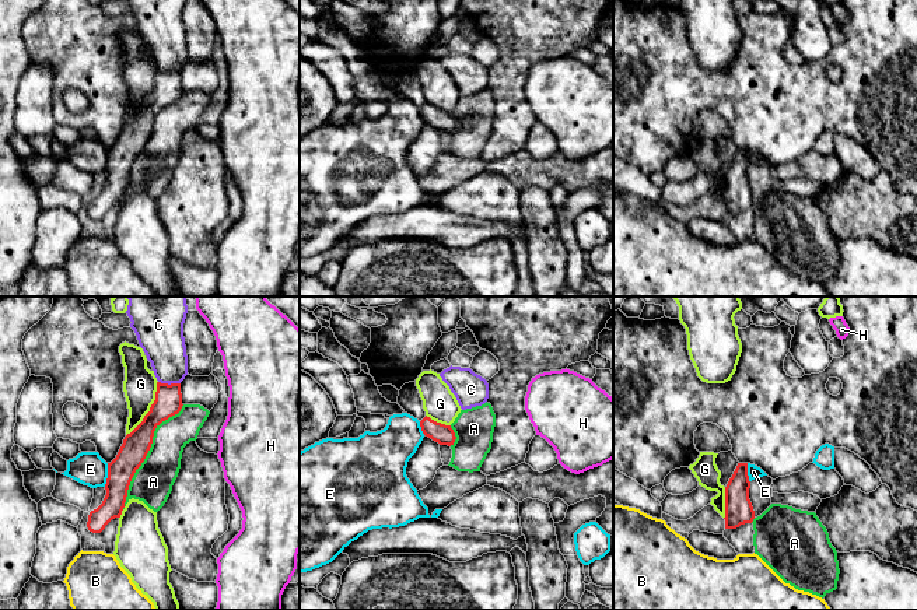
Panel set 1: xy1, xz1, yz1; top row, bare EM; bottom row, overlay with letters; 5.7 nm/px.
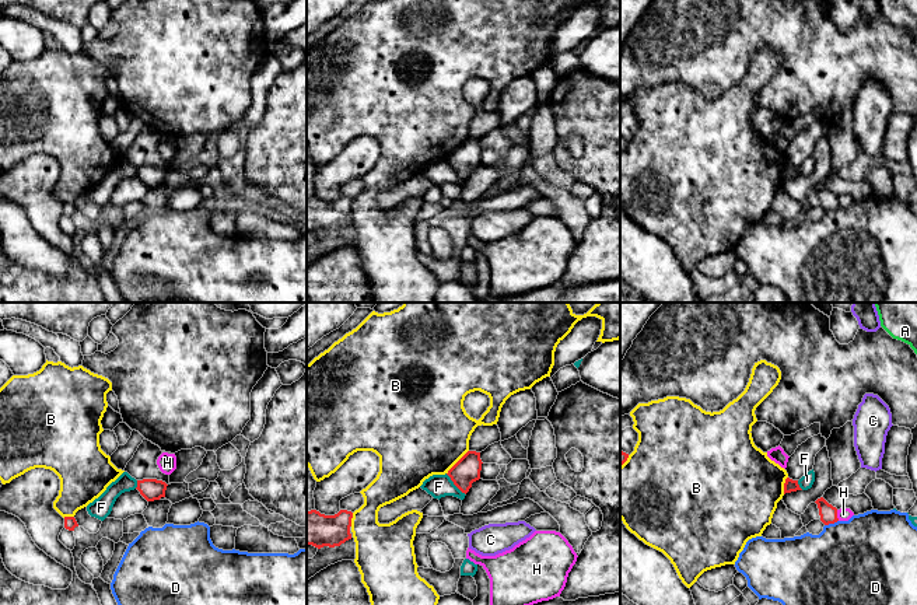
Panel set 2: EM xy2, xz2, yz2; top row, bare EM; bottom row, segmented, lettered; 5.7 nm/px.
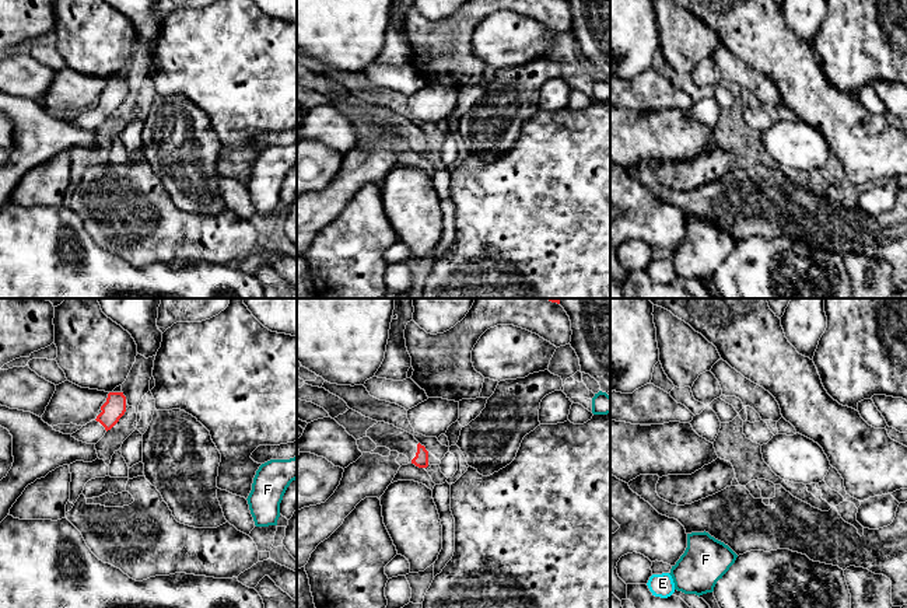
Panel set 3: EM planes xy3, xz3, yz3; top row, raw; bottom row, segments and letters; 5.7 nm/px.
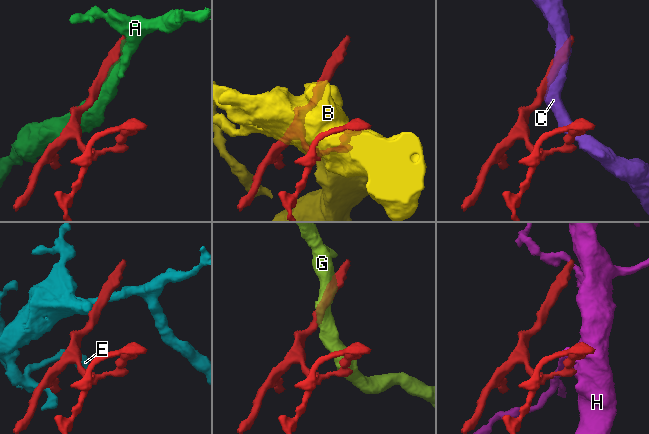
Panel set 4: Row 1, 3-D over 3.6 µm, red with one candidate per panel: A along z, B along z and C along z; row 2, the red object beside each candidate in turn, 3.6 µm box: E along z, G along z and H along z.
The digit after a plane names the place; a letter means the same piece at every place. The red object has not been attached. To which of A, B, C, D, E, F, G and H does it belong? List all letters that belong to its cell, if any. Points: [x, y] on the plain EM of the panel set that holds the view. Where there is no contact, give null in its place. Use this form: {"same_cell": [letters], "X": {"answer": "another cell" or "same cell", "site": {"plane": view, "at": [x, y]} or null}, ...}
{"same_cell": [], "A": {"answer": "another cell", "site": {"plane": "xy1", "at": [147, 139]}}, "B": {"answer": "another cell", "site": {"plane": "xz2", "at": [457, 149]}}, "C": {"answer": "another cell", "site": {"plane": "xy1", "at": [171, 70]}}, "D": {"answer": "another cell", "site": {"plane": "yz2", "at": [830, 209]}}, "E": {"answer": "another cell", "site": {"plane": "xy1", "at": [108, 161]}}, "F": {"answer": "another cell", "site": {"plane": "xz2", "at": [455, 171]}}, "G": {"answer": "another cell", "site": {"plane": "xy1", "at": [150, 95]}}, "H": {"answer": "another cell", "site": {"plane": "yz2", "at": [836, 202]}}}

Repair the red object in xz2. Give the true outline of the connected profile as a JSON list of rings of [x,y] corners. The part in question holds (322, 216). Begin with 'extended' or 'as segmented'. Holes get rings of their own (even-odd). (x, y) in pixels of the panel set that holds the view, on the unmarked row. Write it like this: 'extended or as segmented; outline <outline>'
as segmented; outline [[[316,196],[307,197],[307,231],[318,235],[340,232],[351,225],[353,199],[340,196],[335,202],[325,202]]]

